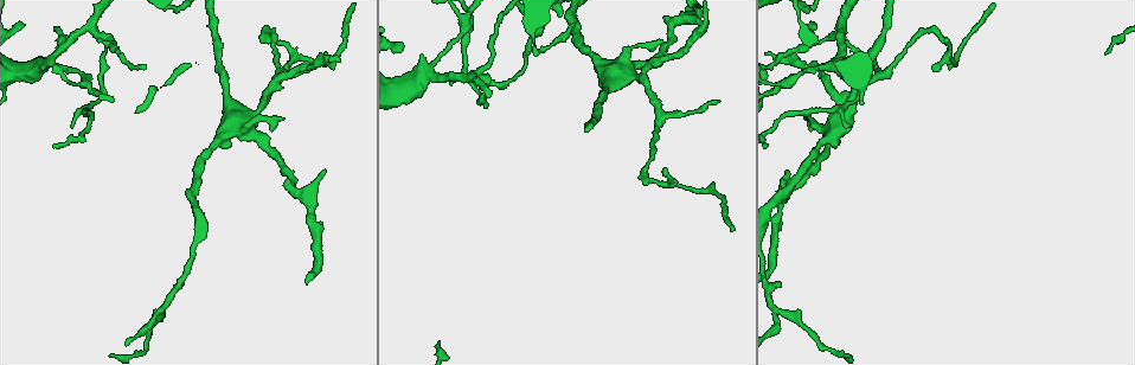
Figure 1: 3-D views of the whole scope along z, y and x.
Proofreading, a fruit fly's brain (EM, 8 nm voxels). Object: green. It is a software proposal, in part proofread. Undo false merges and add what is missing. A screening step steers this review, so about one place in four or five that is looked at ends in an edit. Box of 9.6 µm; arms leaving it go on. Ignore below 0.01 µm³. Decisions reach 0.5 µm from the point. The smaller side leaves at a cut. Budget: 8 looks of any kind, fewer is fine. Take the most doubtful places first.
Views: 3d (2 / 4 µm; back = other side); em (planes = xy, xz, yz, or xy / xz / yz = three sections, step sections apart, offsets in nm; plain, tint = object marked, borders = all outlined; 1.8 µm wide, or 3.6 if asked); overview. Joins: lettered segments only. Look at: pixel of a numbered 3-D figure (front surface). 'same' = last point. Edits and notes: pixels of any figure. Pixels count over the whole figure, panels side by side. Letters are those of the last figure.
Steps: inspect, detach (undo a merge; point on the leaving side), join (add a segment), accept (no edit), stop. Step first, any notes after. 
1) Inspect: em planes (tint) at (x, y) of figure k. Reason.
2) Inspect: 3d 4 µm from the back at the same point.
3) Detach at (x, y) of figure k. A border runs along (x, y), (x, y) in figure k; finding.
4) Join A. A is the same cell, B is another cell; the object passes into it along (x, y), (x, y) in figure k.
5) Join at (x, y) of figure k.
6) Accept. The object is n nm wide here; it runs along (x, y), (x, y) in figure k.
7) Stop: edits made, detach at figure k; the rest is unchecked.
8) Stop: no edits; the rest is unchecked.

Inspect: 3d 2 µm at (467, 77) of figure 1. Sharp bend.

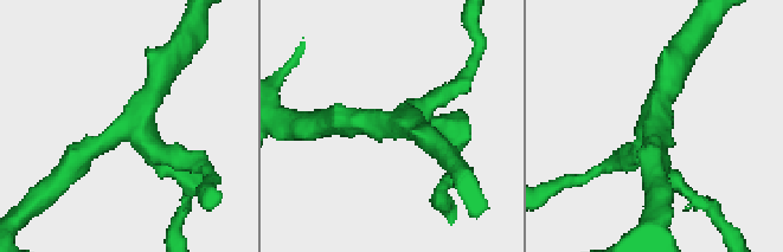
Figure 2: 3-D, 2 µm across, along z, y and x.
Inspect: em yz step 4 (tint) at (135, 129) of figure 2. 4 arms meet here; shape alone is not enough.

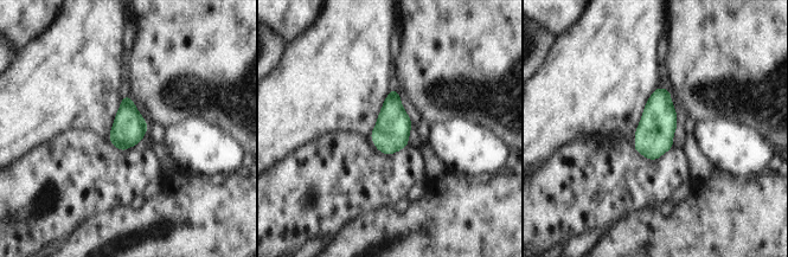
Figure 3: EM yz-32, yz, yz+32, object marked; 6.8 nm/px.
Inspect: em planes (borders) at the same point.

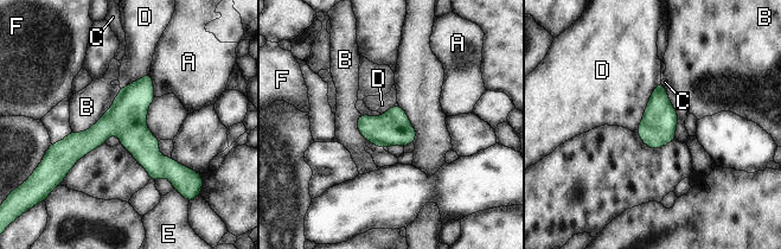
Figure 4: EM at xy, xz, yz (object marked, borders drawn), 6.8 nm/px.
Accept. A, B, C, D, E and F are other cells; it runs along (59, 151), (125, 129), (181, 168) in figure 4; continuous, no second neuron.

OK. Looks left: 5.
Inspect: em planes (borders) at (324, 170) of figure 1. Free end.

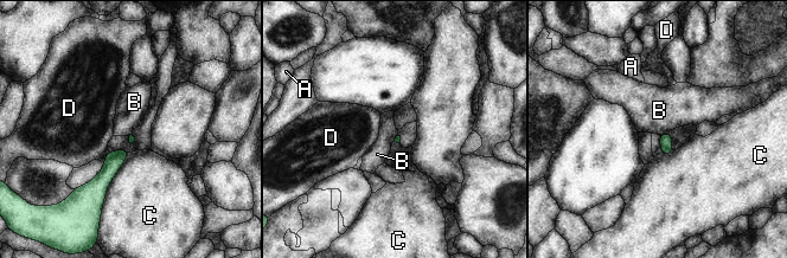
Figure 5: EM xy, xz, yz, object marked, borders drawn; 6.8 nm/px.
Accept. The longest contact is with C, 440 nm; A, B, C and D are other cells; a border runs along (669, 131), (660, 135) in figure 5; none of them fits.

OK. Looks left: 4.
Inspect: 3d 4 µm at (877, 75) of figure 1. Abrupt turn.

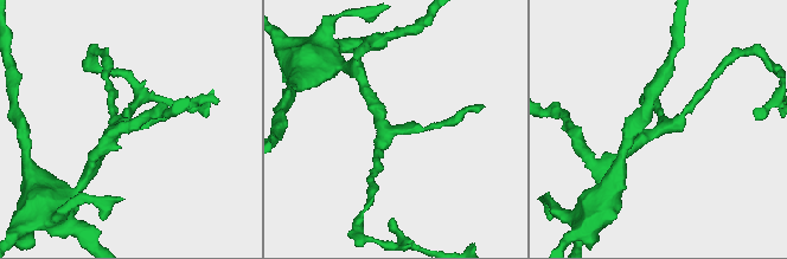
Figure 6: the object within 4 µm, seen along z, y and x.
Inspect: em xy step 4 (tint) at (666, 128) of figure 6. 3 arms meet here; shape alone is not enough.

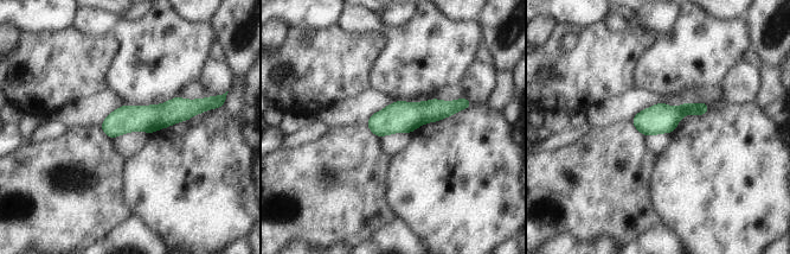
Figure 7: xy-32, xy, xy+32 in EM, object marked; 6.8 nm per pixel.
Inspect: em planes (borders) at the same point. Cut it another way.

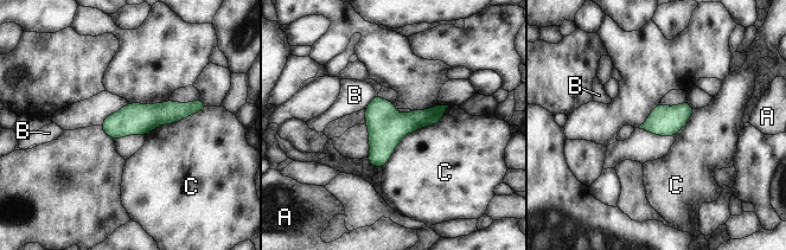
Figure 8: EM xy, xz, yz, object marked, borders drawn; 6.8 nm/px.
Accept. A, B and C are other cells; a border runs along (449, 106), (383, 167) in figure 8; all the same neuron.

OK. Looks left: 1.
Stop: no edits; the rest is unchecked.

